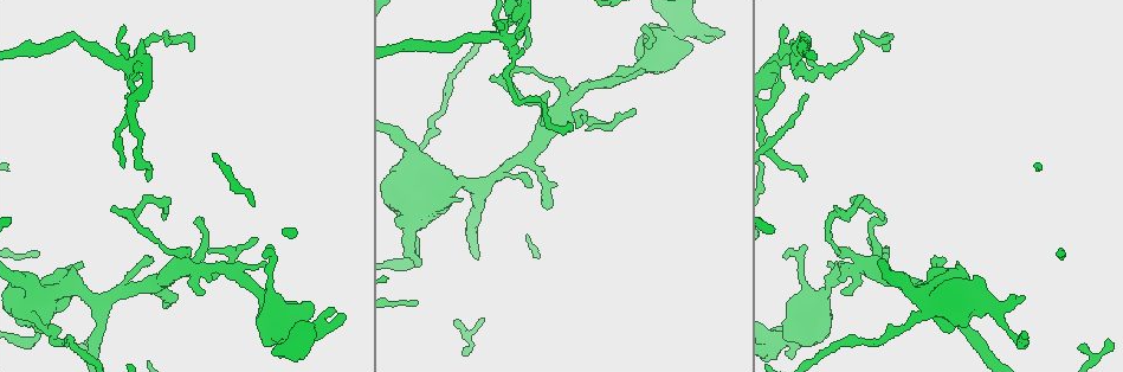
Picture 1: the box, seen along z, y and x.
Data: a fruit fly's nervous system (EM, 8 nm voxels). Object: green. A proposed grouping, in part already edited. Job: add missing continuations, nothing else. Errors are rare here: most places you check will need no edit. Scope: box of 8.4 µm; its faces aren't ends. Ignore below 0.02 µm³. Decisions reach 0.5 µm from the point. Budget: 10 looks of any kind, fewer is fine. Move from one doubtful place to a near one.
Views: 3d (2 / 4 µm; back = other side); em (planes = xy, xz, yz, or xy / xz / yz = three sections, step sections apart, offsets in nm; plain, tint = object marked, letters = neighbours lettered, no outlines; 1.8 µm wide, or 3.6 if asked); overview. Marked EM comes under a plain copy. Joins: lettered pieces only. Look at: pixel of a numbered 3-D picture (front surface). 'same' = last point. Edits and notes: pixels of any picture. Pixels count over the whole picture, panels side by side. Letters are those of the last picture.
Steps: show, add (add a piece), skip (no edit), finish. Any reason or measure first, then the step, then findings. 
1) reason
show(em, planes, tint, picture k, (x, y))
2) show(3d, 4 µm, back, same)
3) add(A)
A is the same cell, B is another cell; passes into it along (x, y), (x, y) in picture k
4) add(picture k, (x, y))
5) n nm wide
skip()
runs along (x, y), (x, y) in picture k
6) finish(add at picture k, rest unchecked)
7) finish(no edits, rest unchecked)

end of a long branch
show(em, planes, letters, picture 1, (883, 49))

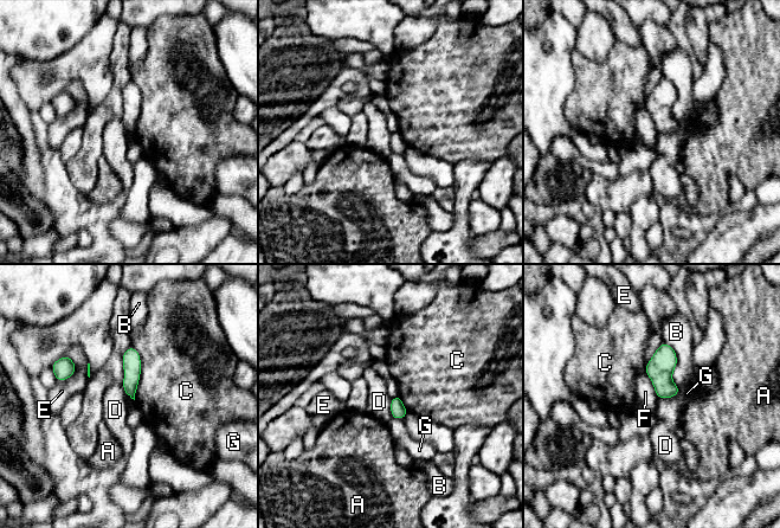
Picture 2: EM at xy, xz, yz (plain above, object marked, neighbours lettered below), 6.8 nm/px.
skip()
A, B, C, D, E, F and G are other cells; border along (644, 371), (657, 396) in picture 2; none of them fits

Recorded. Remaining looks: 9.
free end
show(em, planes, letters, picture 1, (124, 26))

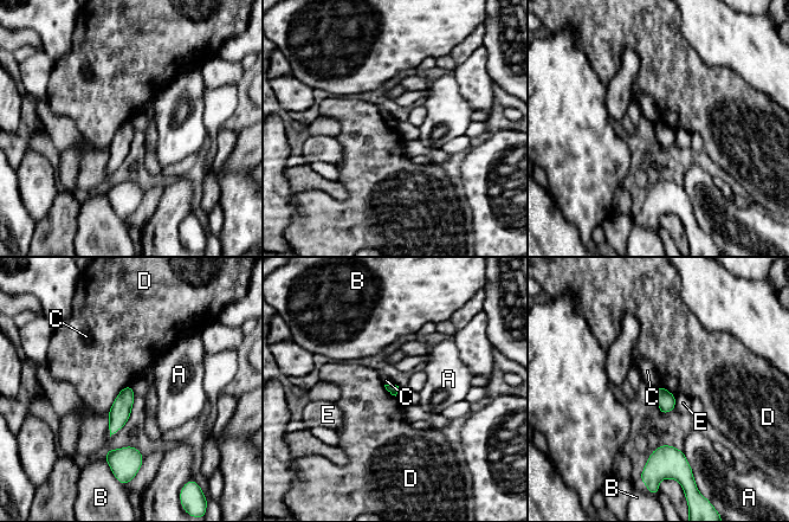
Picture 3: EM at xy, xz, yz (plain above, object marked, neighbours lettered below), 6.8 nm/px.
skip()
A, B, C, D and E are other cells; border along (385, 384), (394, 385) in picture 3; none of them fits

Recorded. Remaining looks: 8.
thin end
show(3d, 2 µm, picture 1, (527, 45))

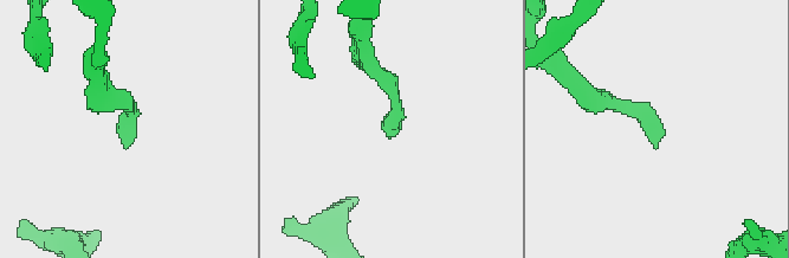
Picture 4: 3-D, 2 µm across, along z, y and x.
now the EM
show(em, 3.6 µm, planes, letters, picture 4, (387, 134))

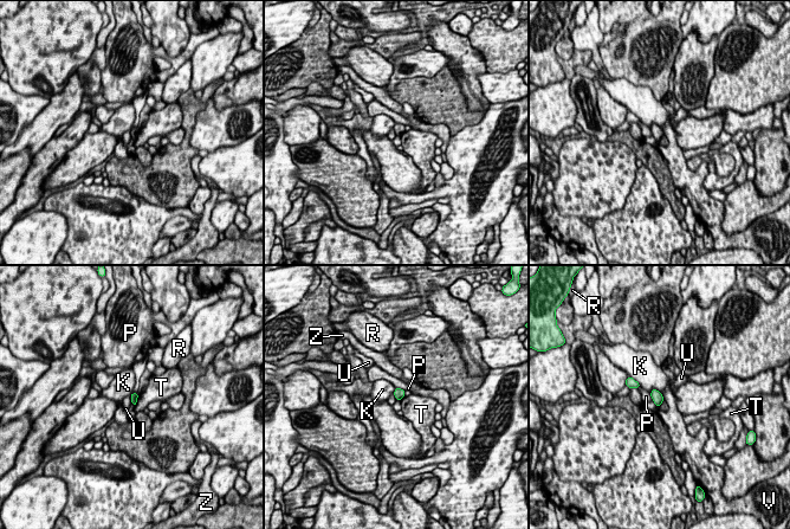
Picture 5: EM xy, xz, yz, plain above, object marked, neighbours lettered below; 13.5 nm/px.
skip()
K, P, R, T, U, V and Z are other cells; border along (129, 395), (131, 402) in picture 5; none of them fits

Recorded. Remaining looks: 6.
sudden change in width
show(3d, 4 µm, picture 1, (301, 340))

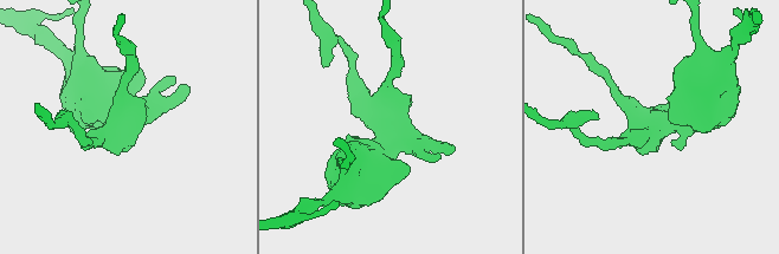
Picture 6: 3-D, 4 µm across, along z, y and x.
now the EM
show(em, 3.6 µm, planes, tint, picture 6, (126, 126))

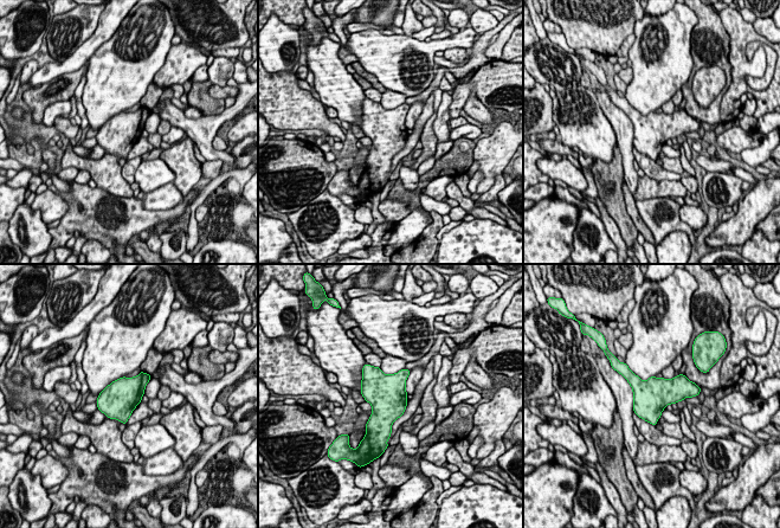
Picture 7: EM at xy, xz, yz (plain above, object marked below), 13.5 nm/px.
show(em, 3.6 µm, planes, letters, same)

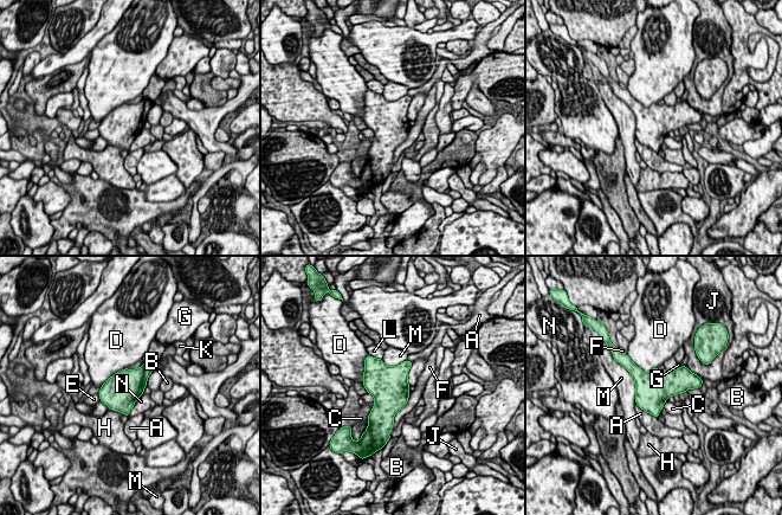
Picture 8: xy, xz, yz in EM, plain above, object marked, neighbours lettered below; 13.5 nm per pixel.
skip()
A, B, C, D, E, F, G, H, J, K, L, M and N are other cells; border along (372, 407), (367, 418) in picture 8; none of them fits

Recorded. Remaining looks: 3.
finish(no edits, rest unchecked)

